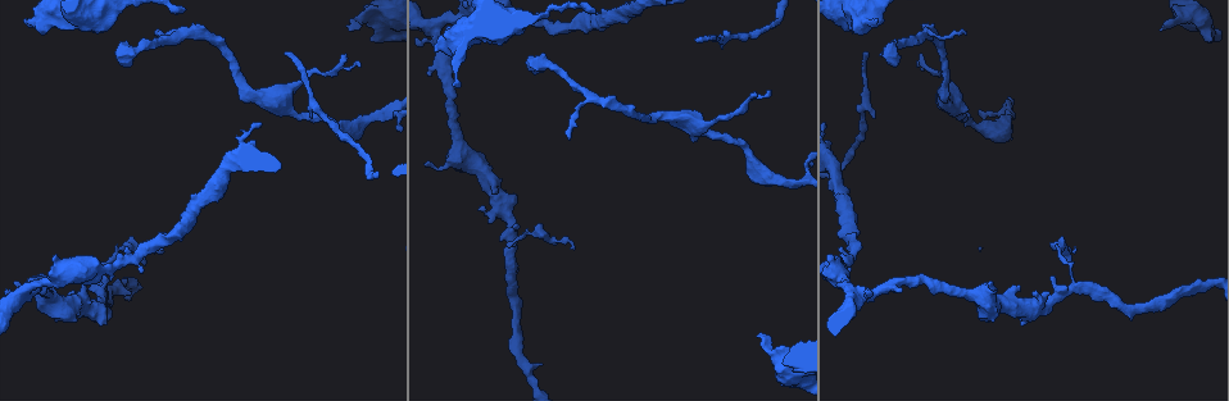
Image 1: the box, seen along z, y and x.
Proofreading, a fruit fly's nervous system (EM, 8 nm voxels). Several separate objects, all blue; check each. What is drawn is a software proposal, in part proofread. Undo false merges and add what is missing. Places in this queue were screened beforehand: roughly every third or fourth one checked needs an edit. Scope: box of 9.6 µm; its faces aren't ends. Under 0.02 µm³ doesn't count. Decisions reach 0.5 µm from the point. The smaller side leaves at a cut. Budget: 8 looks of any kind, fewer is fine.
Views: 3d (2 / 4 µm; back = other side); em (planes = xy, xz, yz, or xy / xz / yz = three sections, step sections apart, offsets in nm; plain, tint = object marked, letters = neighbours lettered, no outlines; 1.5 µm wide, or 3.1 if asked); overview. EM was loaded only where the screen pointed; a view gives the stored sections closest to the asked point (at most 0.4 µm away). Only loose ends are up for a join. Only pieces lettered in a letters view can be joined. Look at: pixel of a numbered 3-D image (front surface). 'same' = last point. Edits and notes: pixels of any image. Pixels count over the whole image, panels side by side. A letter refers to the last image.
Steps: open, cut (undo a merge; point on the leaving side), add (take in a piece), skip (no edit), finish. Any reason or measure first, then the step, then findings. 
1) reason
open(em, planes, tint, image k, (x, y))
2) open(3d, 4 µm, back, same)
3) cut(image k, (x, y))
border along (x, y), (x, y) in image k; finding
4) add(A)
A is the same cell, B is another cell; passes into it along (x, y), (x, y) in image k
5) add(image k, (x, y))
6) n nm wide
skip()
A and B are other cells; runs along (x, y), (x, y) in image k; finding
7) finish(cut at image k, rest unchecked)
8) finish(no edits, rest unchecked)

branch stops here
open(3d, 4 µm, image 1, (697, 41))

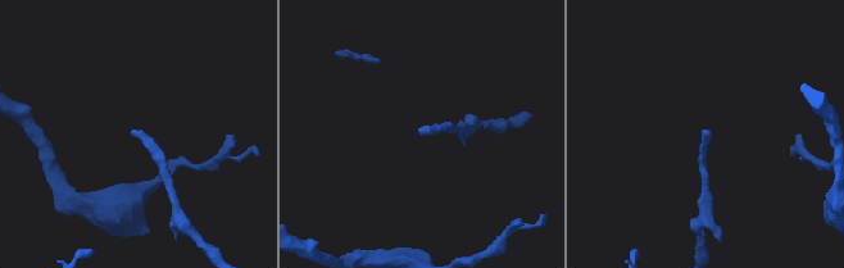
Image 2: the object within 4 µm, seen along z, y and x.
now the EM
open(em, planes, letters, image 2, (420, 133))

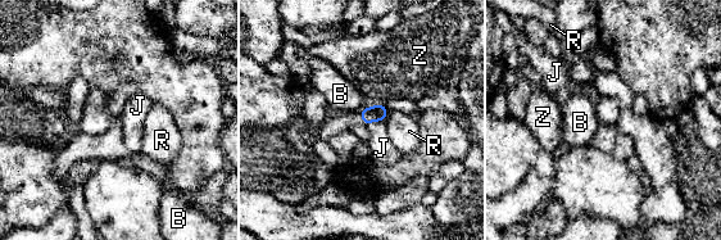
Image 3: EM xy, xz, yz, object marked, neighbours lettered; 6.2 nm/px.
skip()
B, J, R and Z are other cells; border along (384, 121), (371, 121), (367, 125) in image 3; no lettered piece goes on from it

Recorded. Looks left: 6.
open(em, planes, letters, image 1, (436, 51))

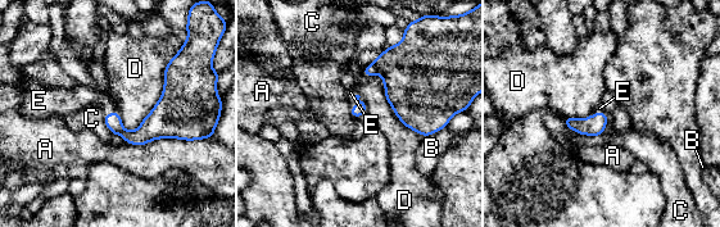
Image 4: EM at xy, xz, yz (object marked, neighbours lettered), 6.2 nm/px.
D touches over 600 nm
add(E)
E is the same cell, A, B, C and D are other cells; passes into it along (358, 109), (358, 101), (351, 92) in image 4; it goes on there

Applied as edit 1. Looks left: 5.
branch stops here
open(em, planes, plain, image 1, (350, 31))

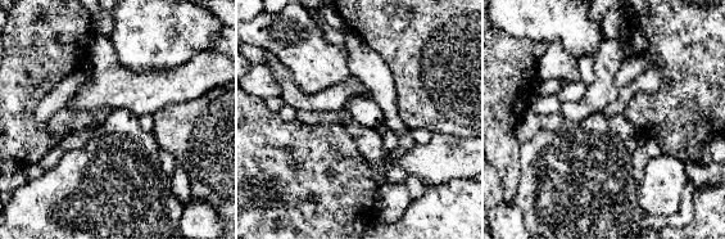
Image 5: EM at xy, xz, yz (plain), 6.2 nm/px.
open(em, planes, letters, same)

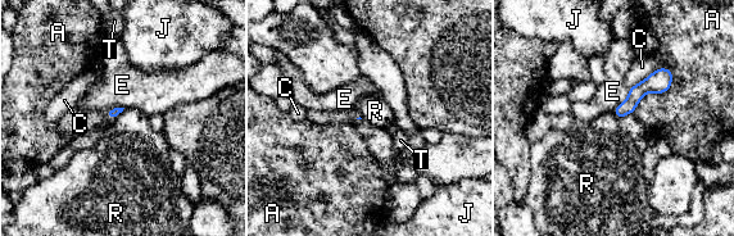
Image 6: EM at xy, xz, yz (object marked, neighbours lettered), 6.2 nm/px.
skip()
A, C, E, J, R and T are other cells; border along (125, 108), (113, 118) in image 6; no lettered piece goes on from it

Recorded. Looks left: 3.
finish(add at image 4, rest unchecked)

